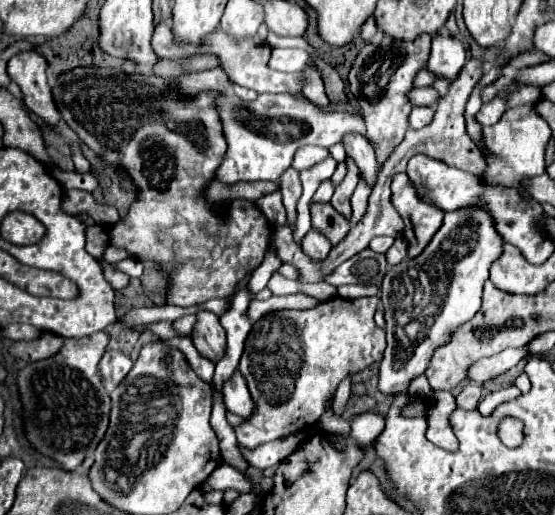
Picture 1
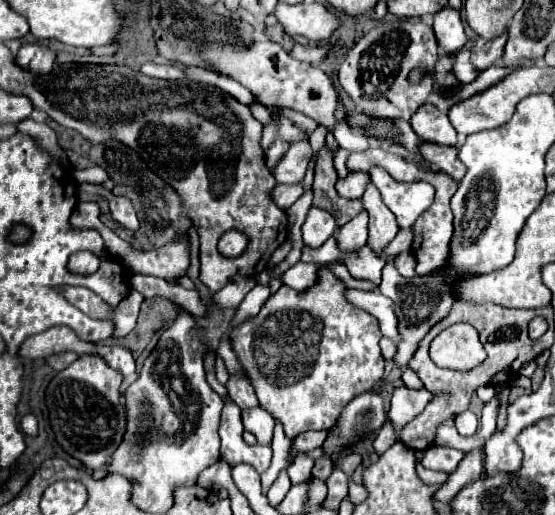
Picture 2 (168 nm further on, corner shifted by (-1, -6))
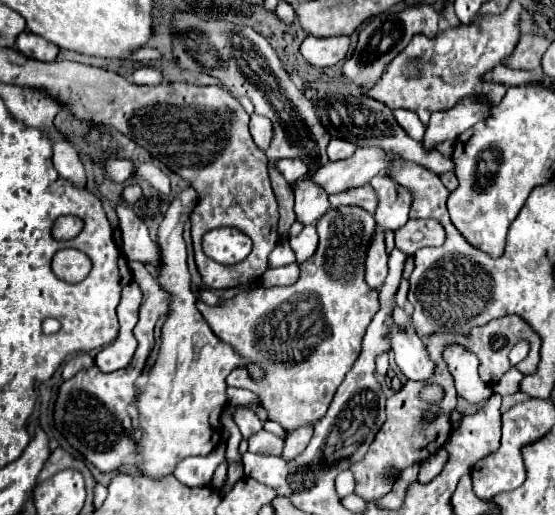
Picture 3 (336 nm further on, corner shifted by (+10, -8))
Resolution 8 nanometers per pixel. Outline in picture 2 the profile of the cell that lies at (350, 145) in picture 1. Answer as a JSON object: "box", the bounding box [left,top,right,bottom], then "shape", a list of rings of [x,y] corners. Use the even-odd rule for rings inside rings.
{"box":[363,183,399,257],"shape":[[[373,183],[367,185],[367,191],[363,193],[363,205],[369,213],[369,241],[367,245],[381,257],[383,249],[391,243],[395,233],[399,231],[399,225],[395,221],[395,215],[387,205],[383,205],[379,191]]]}

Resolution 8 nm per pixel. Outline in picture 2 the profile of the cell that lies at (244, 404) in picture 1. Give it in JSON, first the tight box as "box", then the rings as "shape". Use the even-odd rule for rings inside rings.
{"box":[243,407,273,445],"shape":[[[255,407],[255,409],[243,409],[243,425],[249,433],[253,433],[259,441],[259,445],[271,445],[271,439],[273,439],[273,417],[261,409],[261,407]]]}

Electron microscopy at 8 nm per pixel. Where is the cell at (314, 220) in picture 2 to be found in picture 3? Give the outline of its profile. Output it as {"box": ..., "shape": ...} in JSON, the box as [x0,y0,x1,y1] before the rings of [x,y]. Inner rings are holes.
{"box":[294,181,330,227],"shape":[[[298,181],[294,197],[296,197],[296,203],[294,203],[296,221],[302,223],[304,227],[316,225],[318,219],[324,215],[324,211],[330,209],[328,195],[324,195],[324,191],[320,191],[316,185],[308,181]]]}

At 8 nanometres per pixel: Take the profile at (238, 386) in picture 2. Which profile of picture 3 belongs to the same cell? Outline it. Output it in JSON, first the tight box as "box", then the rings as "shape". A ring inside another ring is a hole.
{"box":[234,407,262,439],"shape":[[[236,407],[236,411],[234,411],[234,421],[236,421],[236,425],[240,427],[244,439],[262,429],[262,421],[258,419],[258,415],[256,415],[254,411],[246,409],[246,407]]]}

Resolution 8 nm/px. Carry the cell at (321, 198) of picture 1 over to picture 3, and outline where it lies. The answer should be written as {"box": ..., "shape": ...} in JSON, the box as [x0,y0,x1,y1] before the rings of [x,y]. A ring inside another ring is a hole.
{"box":[328,139,356,161],"shape":[[[332,139],[328,145],[328,157],[330,161],[338,161],[344,157],[350,157],[356,151],[356,147],[352,143],[346,143],[342,139]]]}

